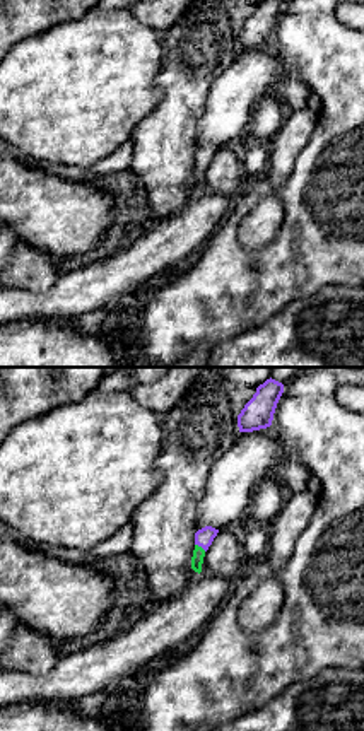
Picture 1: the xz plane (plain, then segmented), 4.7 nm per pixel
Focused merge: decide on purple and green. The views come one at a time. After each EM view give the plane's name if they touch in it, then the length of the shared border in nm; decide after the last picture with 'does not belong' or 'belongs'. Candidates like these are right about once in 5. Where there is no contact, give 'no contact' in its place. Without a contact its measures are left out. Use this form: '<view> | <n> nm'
xz | 70 nm

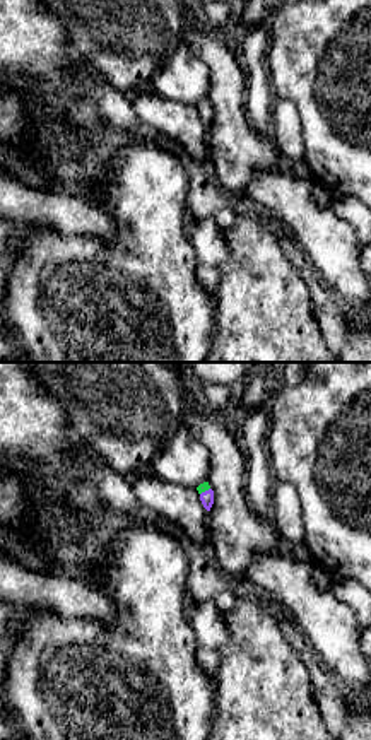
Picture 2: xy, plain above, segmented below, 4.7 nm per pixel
xy | 60 nm

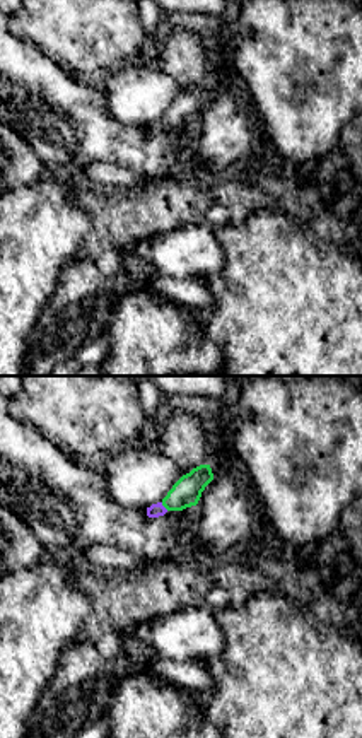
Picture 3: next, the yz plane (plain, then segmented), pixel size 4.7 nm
yz | 50 nm

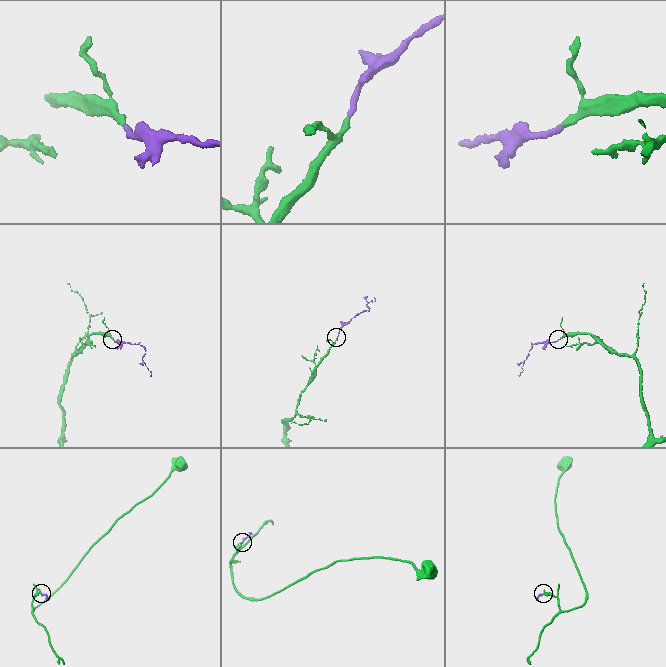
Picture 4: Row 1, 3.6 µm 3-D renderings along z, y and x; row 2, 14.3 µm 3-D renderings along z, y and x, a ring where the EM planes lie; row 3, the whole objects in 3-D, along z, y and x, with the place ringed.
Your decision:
belongs

